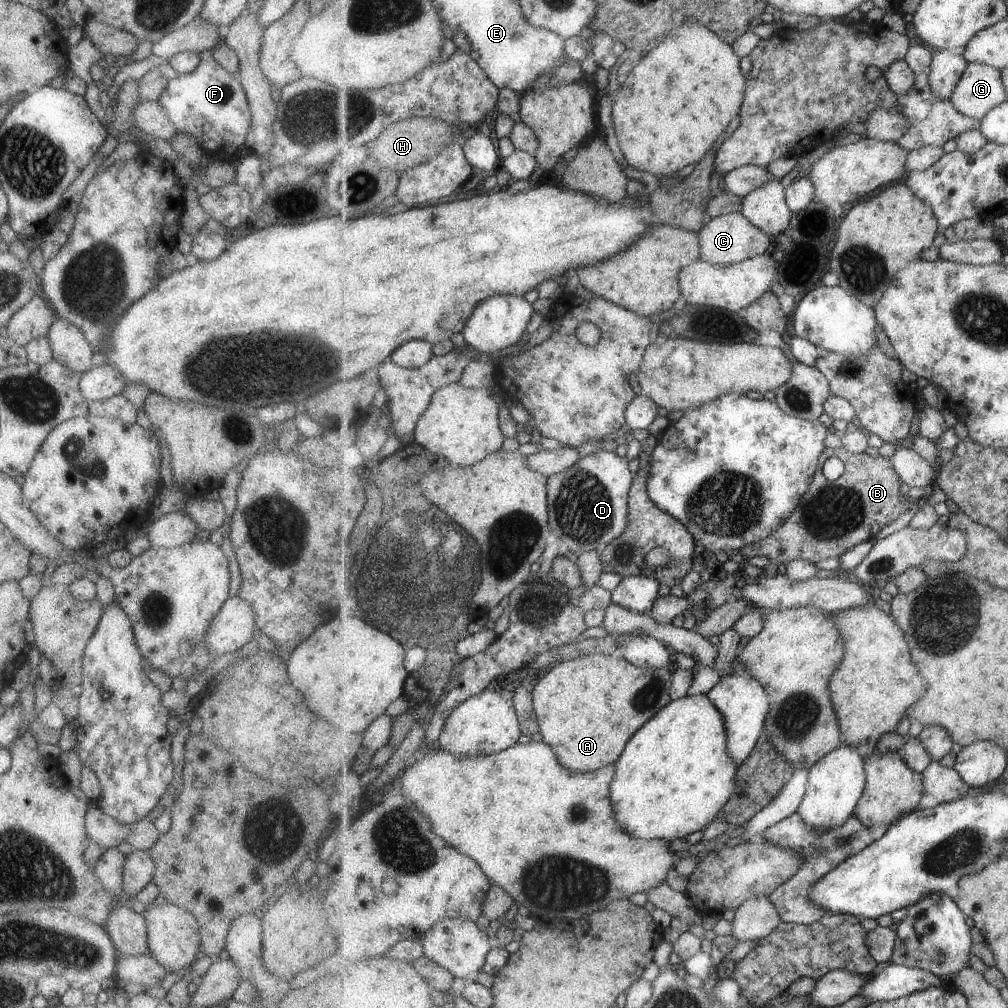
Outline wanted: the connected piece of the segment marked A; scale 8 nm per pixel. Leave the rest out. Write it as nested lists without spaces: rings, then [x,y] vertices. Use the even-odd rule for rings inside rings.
[[[617,654],[581,655],[577,659],[564,660],[531,689],[542,739],[557,752],[561,764],[572,772],[589,773],[614,764],[623,755],[635,732],[672,702],[670,689],[673,680],[674,673],[667,667],[640,668]]]

